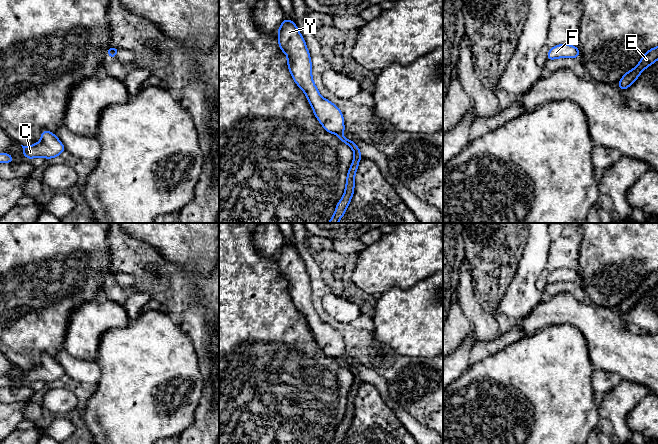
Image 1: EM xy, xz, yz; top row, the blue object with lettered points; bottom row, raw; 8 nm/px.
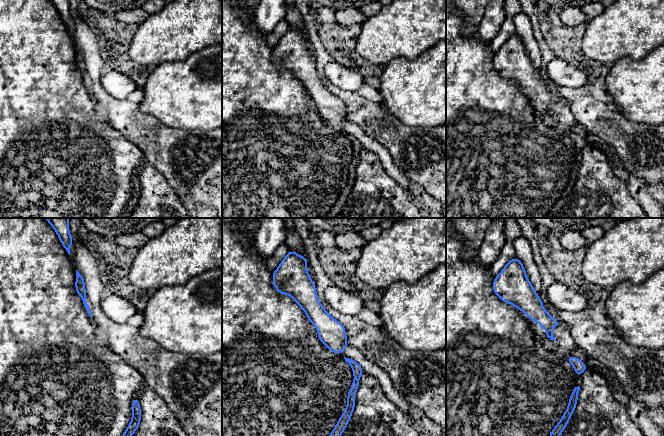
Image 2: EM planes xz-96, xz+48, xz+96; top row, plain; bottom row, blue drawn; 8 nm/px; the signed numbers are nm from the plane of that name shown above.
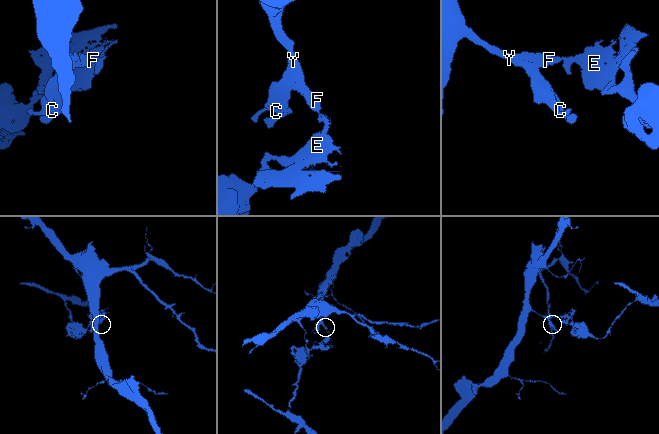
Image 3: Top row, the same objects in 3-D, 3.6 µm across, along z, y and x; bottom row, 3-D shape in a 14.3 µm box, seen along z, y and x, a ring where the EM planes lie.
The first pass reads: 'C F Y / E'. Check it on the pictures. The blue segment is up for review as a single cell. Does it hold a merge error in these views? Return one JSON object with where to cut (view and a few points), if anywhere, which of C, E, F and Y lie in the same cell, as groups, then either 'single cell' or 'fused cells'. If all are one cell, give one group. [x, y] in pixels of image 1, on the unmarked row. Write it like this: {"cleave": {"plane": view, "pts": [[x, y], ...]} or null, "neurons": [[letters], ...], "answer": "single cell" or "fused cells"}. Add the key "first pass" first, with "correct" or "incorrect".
{"first pass": "correct", "cleave": {"plane": "xz", "pts": [[338, 359], [341, 360]]}, "neurons": [["C", "F", "Y"], ["E"]], "answer": "fused cells"}

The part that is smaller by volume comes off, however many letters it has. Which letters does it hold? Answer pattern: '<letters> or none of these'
E

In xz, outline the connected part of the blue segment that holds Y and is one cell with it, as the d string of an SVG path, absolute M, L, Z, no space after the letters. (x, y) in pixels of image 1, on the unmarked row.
M283 244L278 253L278 268L287 279L288 293L295 307L306 318L315 341L327 356L342 360L345 355L343 338L335 328L320 319L314 308L310 277L295 246Z

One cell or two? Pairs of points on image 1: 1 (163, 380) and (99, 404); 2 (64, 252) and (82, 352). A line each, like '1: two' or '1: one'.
1: one
2: two

